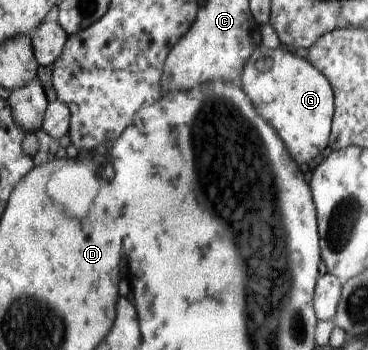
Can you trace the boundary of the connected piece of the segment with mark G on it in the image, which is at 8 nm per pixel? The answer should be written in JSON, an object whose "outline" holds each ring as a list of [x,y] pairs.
{"outline":[[[263,44],[251,54],[242,81],[243,87],[251,91],[251,103],[259,107],[263,119],[279,133],[293,158],[300,164],[310,165],[329,145],[331,137],[335,95],[326,75],[310,61],[291,53],[291,49],[271,49]]]}

